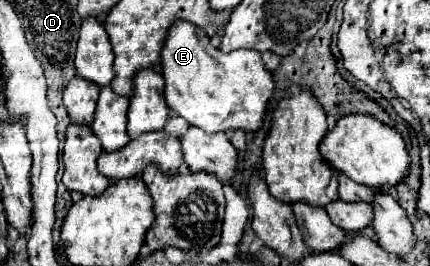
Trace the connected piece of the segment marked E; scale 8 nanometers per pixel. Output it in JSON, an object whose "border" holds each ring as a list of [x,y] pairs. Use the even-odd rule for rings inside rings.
{"border":[[[175,20],[169,26],[161,48],[161,68],[165,78],[165,102],[171,112],[177,112],[177,116],[185,118],[189,124],[199,126],[205,132],[225,132],[227,128],[257,130],[261,126],[267,102],[273,94],[273,78],[263,66],[257,50],[233,50],[229,54],[221,52],[211,44],[203,28],[185,20]]]}

